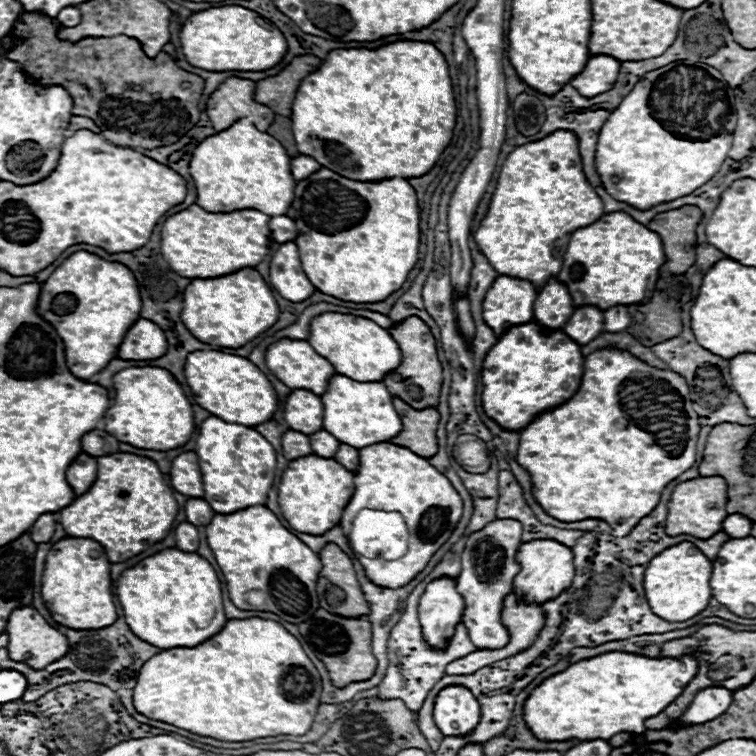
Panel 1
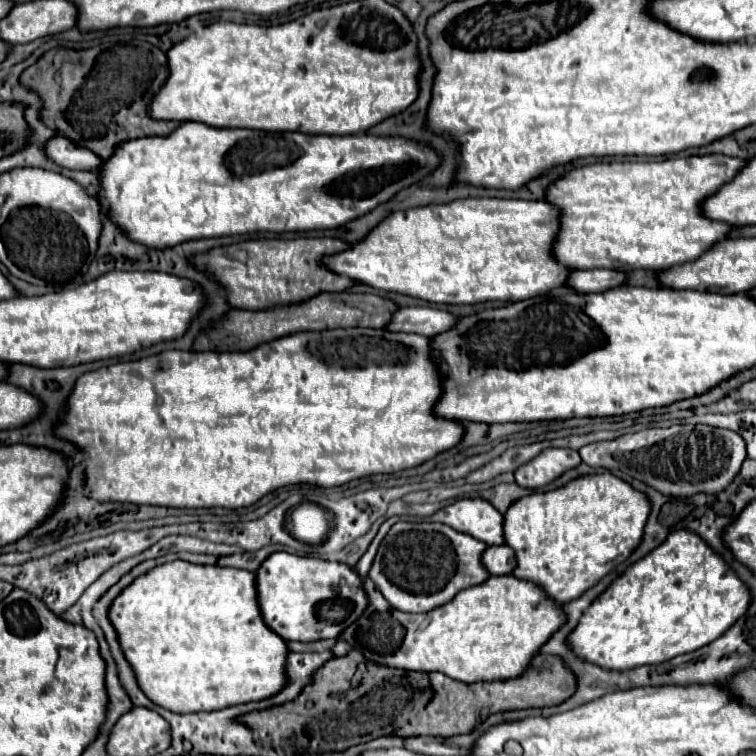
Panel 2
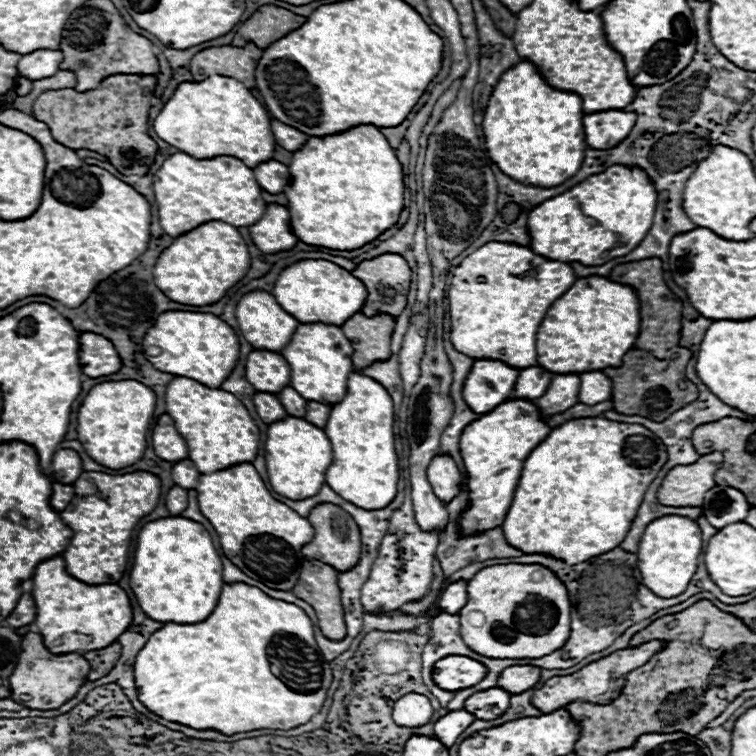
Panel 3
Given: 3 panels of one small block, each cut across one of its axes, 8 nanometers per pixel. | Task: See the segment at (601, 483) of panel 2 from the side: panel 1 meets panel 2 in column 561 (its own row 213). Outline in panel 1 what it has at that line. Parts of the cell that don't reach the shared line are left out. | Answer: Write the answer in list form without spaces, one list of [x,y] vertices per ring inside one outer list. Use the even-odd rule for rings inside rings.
[[[556,130],[508,154],[488,214],[474,232],[474,240],[498,274],[532,280],[540,290],[550,276],[560,272],[572,232],[596,222],[602,214],[604,204],[582,170],[576,134]]]

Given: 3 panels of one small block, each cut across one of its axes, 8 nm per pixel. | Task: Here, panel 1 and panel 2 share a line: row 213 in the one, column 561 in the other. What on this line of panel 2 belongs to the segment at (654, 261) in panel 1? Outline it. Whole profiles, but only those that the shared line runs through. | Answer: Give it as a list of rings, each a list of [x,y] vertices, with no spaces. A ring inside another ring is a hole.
[[[490,576],[486,582],[458,592],[450,602],[424,612],[424,614],[406,614],[390,608],[386,598],[374,588],[372,580],[364,578],[364,590],[368,596],[368,608],[362,620],[348,626],[338,640],[346,640],[354,648],[360,646],[360,652],[372,664],[382,664],[388,668],[408,670],[408,672],[442,672],[458,682],[490,682],[490,680],[508,680],[520,676],[530,658],[538,648],[562,626],[560,604],[552,602],[540,588],[518,580],[514,576]]]

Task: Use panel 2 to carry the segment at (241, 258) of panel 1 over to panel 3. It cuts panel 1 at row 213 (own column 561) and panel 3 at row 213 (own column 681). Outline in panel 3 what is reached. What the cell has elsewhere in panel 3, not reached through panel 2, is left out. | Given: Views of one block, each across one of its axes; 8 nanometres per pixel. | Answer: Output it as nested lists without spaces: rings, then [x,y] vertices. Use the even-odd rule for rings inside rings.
[[[178,152],[170,156],[154,174],[154,196],[160,226],[172,238],[178,238],[212,220],[220,220],[236,228],[252,226],[266,212],[262,188],[258,186],[252,168],[248,168],[242,160],[234,156],[198,160],[184,152]]]

